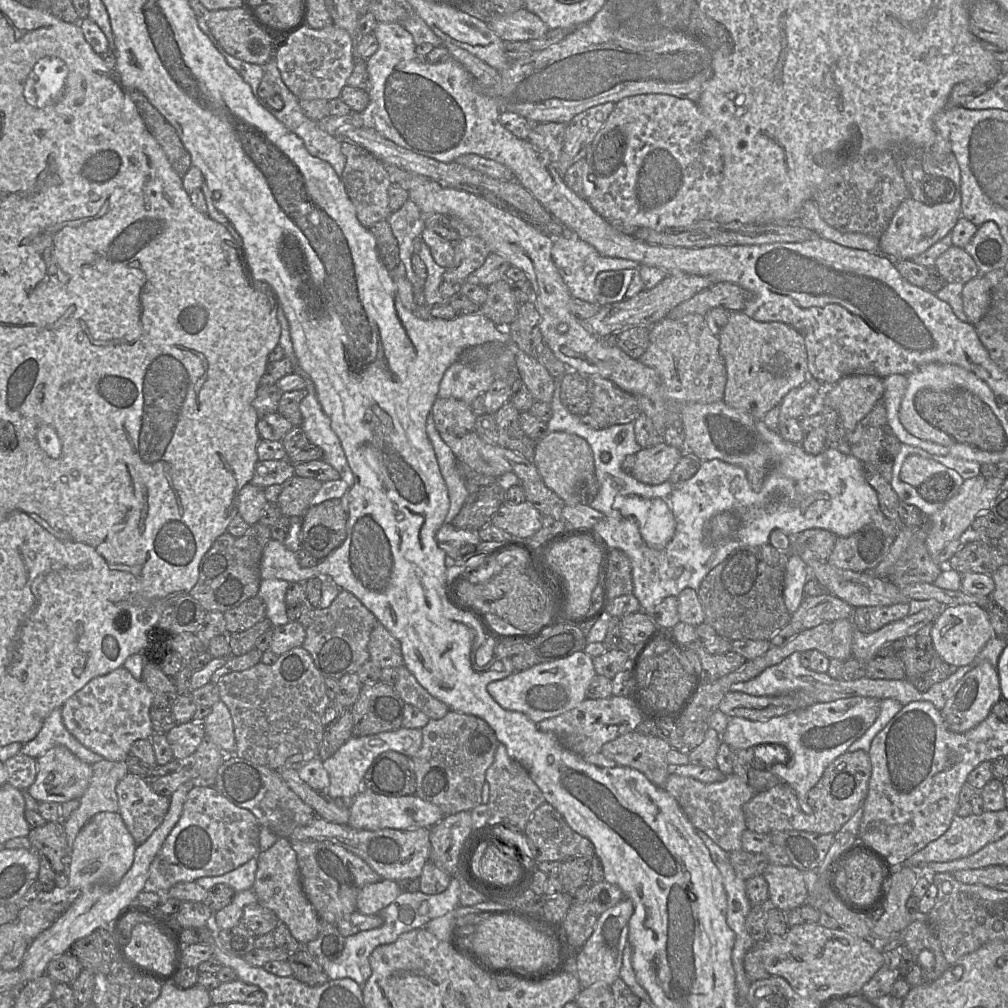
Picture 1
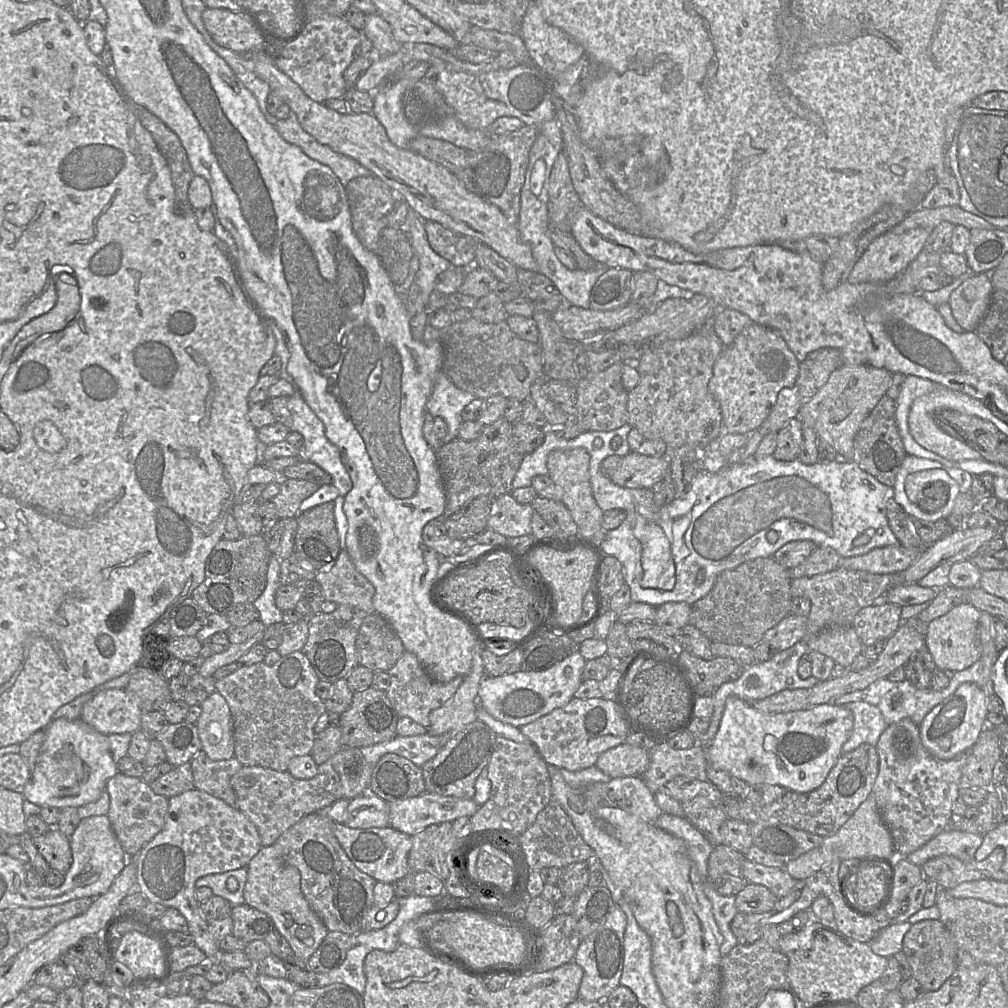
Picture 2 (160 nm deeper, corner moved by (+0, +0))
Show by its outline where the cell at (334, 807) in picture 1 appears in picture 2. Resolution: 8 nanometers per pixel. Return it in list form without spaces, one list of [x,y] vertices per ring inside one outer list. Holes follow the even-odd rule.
[[[360,795],[350,800],[344,824],[356,829],[389,827],[388,803],[377,795]]]

